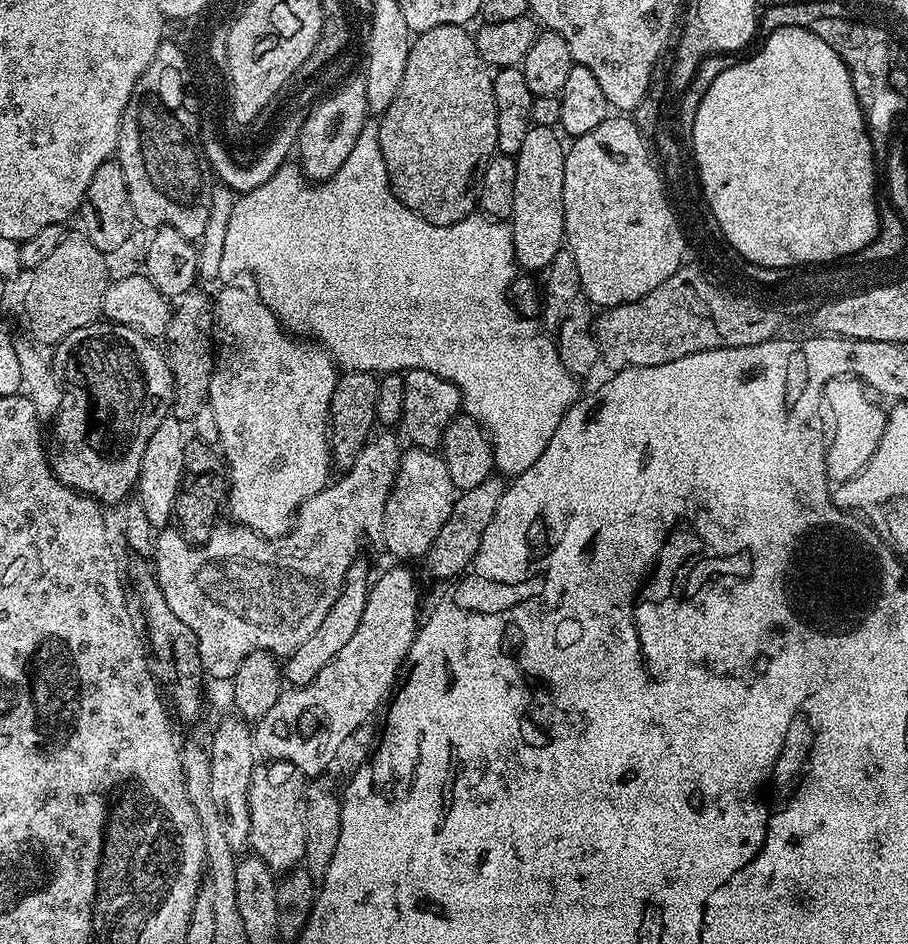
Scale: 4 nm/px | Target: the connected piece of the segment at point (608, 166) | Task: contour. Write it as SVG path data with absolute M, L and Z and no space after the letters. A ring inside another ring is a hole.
M609 115L608 119L598 122L594 130L575 137L564 154L564 239L574 254L578 274L582 277L582 290L588 296L589 304L601 309L635 302L650 294L654 286L662 286L670 274L678 271L686 259L686 245L680 241L676 224L672 224L672 212L668 212L667 205L664 205L656 172L648 164L652 152L639 126L627 115Z

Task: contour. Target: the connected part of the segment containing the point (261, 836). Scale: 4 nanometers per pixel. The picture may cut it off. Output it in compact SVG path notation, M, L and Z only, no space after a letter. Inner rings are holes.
M281 760L257 763L253 770L248 794L250 816L248 843L251 851L263 859L276 874L287 873L303 861L306 850L306 833L303 826L305 787L306 777L304 773L297 772L293 764L287 764Z

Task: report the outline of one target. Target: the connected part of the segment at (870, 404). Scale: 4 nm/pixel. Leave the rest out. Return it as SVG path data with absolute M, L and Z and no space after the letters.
M853 376L832 379L824 387L822 398L834 418L834 434L831 433L825 449L828 479L836 484L844 483L856 476L873 456L885 430L888 412L872 400L868 386Z

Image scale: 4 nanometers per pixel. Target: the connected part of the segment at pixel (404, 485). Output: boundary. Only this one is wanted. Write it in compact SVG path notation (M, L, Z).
M405 447L384 511L382 537L389 554L397 556L400 562L427 557L434 538L438 538L438 530L442 530L442 526L446 526L446 518L450 518L457 495L458 489L454 482L450 482L450 470L446 470L446 462L439 451Z

